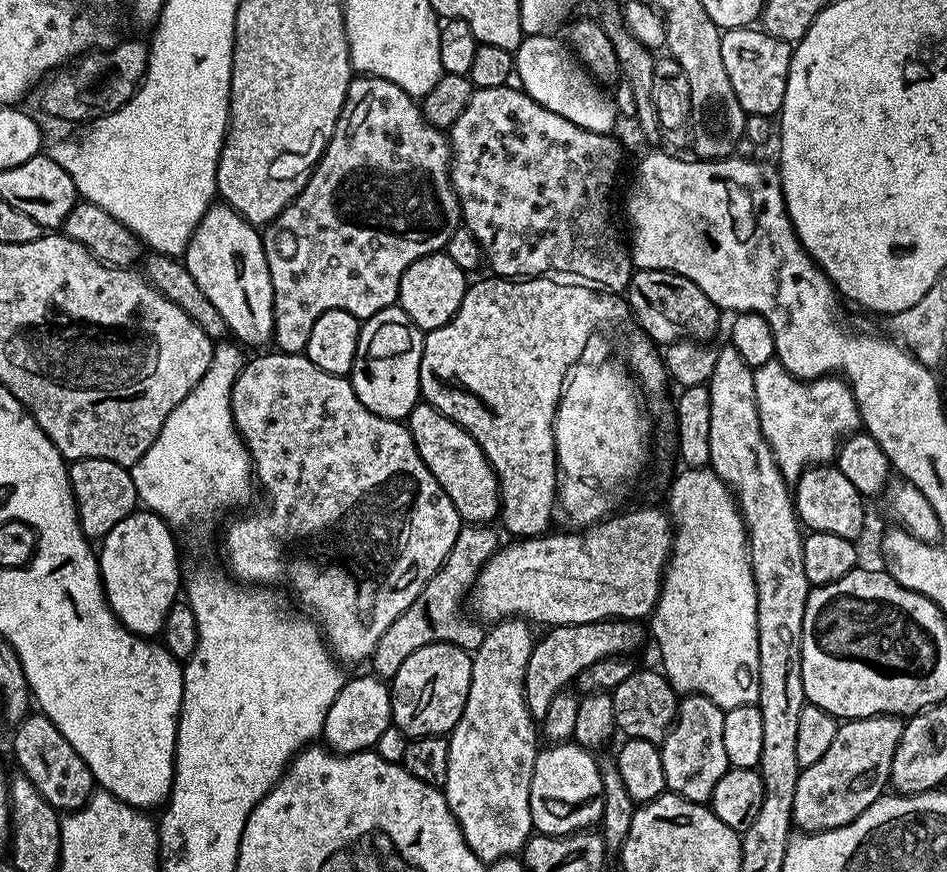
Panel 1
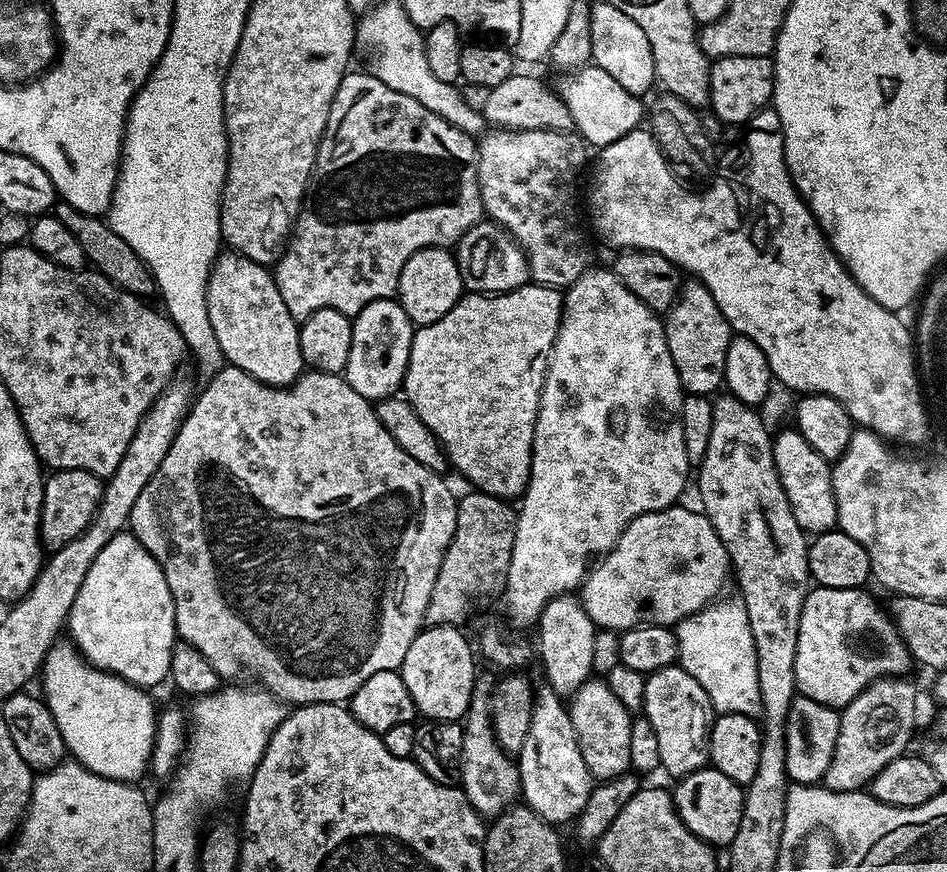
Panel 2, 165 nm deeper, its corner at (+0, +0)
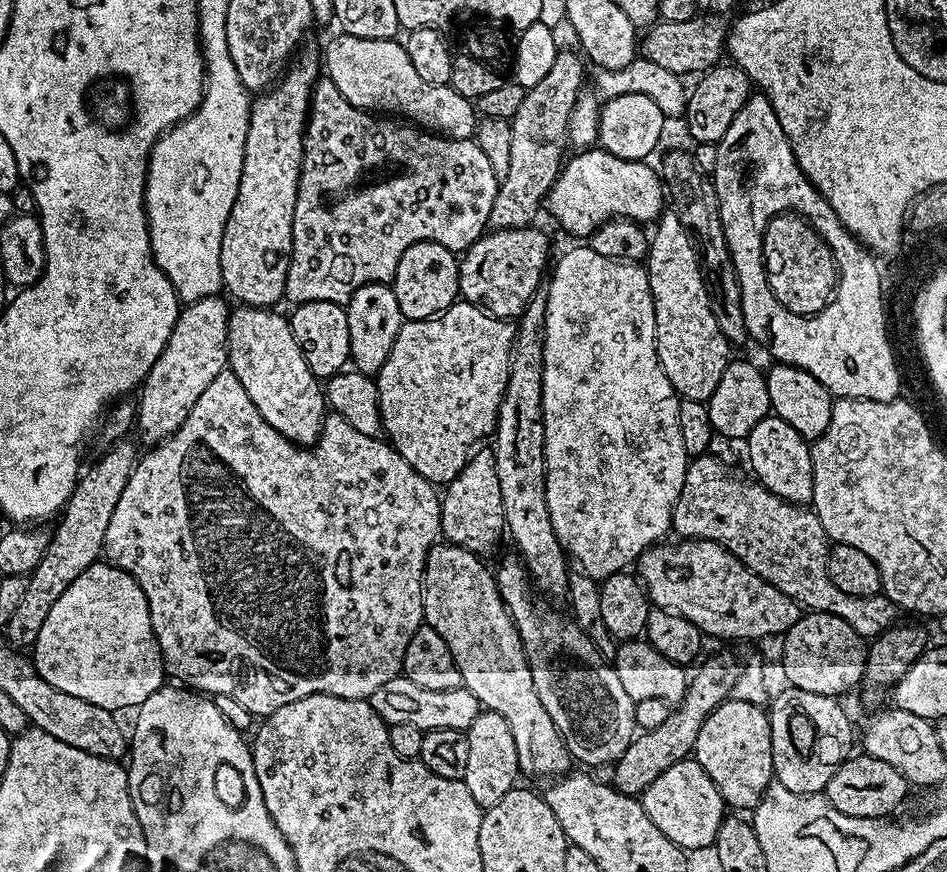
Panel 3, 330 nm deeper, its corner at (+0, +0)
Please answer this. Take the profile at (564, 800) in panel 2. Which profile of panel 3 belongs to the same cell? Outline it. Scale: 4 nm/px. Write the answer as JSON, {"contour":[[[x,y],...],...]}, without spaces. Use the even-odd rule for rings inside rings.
{"contour":[[[437,542],[428,552],[428,561],[424,567],[424,618],[423,623],[442,634],[446,646],[450,646],[450,654],[454,654],[454,662],[460,671],[460,683],[478,698],[478,702],[487,711],[502,714],[506,718],[506,726],[510,726],[510,734],[514,734],[514,746],[518,746],[518,762],[521,773],[528,776],[552,776],[559,778],[573,767],[572,755],[564,741],[564,736],[554,726],[546,706],[542,706],[542,698],[538,698],[538,690],[534,690],[534,678],[530,674],[528,659],[520,641],[520,635],[512,616],[500,596],[493,569],[483,564],[477,553],[460,548],[456,544]]]}

